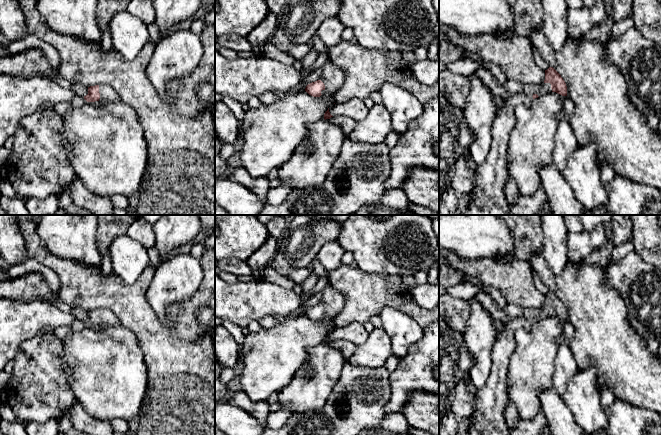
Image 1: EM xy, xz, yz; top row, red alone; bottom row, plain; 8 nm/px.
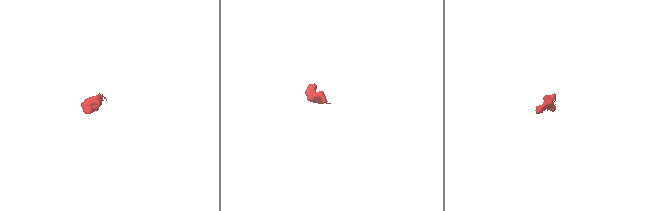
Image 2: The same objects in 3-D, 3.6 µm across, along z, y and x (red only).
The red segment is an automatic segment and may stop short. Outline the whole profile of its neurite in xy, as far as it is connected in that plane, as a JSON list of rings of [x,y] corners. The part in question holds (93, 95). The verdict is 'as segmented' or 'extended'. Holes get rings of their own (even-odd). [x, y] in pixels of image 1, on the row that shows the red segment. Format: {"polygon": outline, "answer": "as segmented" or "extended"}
{"polygon": [[[95,85],[88,87],[88,94],[84,96],[87,102],[117,102],[120,98],[116,91],[108,85]]], "answer": "extended"}

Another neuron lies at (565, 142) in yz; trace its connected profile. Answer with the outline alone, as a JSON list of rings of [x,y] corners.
[[[567,96],[559,118],[559,125],[555,134],[555,147],[552,155],[552,163],[559,171],[563,171],[567,165],[569,155],[577,148],[577,141],[570,120],[574,112],[574,104]]]

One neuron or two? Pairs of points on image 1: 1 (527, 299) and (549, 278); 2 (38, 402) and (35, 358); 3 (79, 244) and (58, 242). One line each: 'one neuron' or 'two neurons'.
1: two neurons
2: one neuron
3: one neuron

